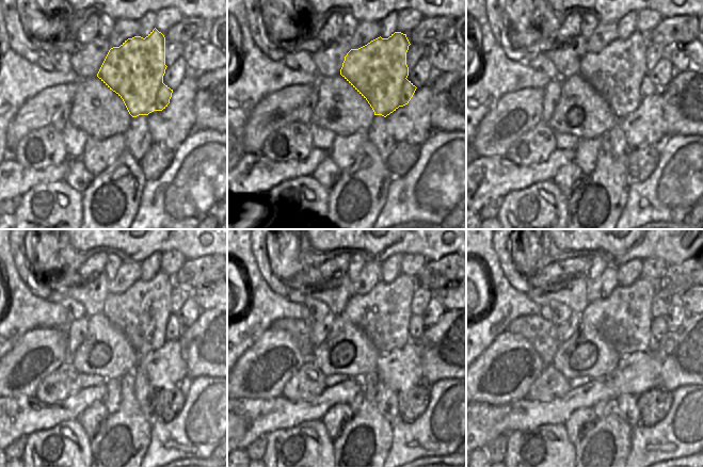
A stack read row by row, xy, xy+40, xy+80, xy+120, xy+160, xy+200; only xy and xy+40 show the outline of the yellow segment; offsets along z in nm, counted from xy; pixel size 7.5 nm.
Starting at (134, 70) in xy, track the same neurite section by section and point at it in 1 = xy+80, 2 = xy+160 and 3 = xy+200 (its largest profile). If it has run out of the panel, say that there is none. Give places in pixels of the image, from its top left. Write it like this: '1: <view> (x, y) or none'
1: xy+80 (619, 73)
2: xy+160 (384, 315)
3: xy+200 (624, 318)

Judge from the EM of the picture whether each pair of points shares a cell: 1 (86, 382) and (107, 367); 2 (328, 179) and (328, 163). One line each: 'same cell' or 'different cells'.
1: different cells
2: same cell

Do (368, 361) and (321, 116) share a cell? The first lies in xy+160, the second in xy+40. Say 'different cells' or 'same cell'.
same cell

